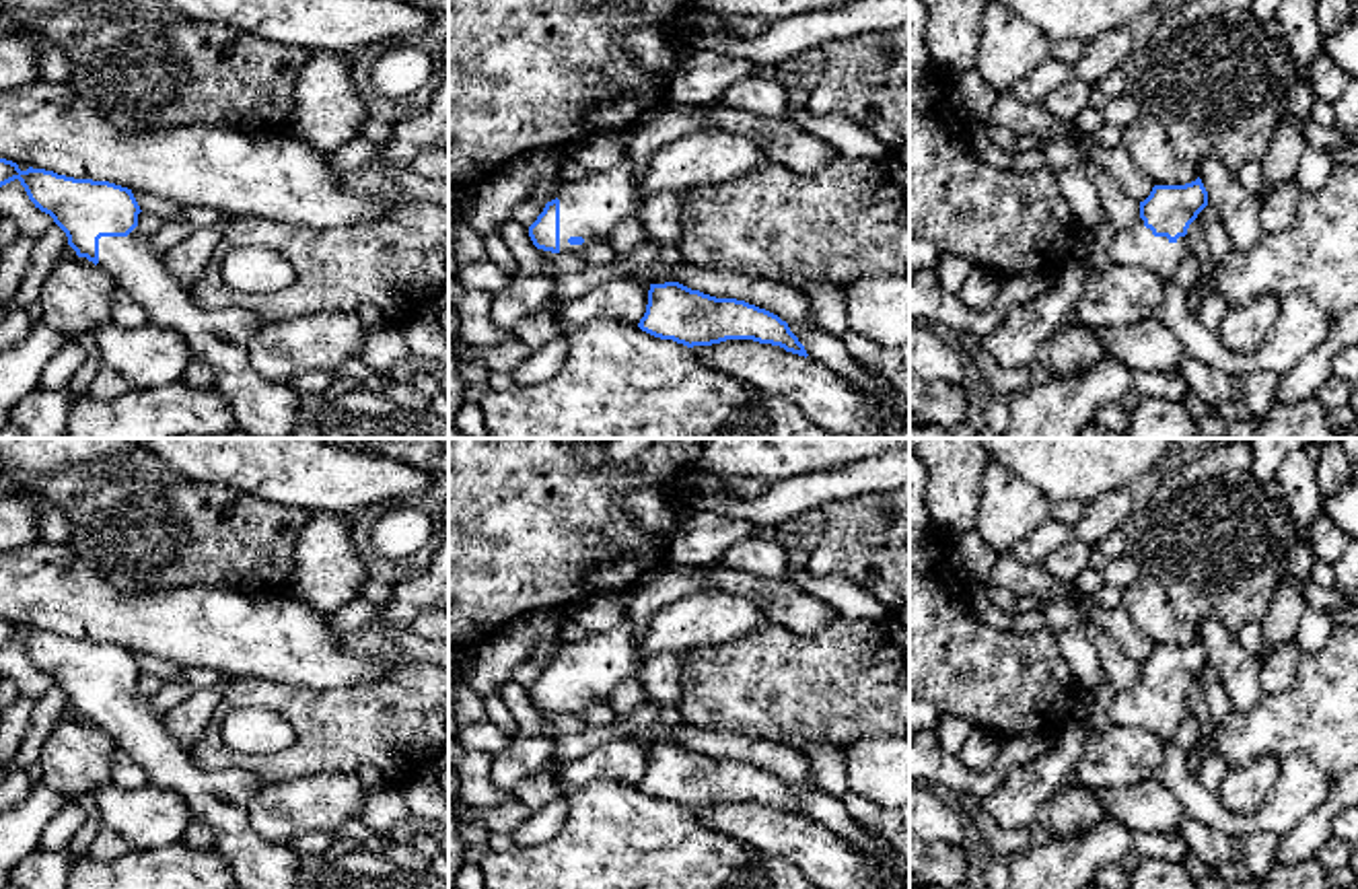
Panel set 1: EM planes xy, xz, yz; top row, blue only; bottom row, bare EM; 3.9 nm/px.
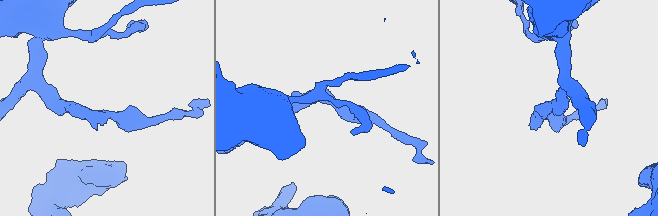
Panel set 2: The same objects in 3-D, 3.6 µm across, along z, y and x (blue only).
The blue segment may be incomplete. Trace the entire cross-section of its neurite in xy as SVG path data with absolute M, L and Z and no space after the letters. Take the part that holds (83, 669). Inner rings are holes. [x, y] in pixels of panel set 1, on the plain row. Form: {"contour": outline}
{"contour": "M0 619L0 648L19 640L29 661L66 694L78 718L107 731L146 774L148 784L175 790L191 821L214 831L218 854L237 889L294 889L298 852L259 838L247 807L265 782L243 768L206 772L154 712L152 698L138 689L142 673L132 650L93 640L74 640L45 630L21 632Z"}

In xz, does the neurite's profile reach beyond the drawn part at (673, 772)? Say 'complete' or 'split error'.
complete

